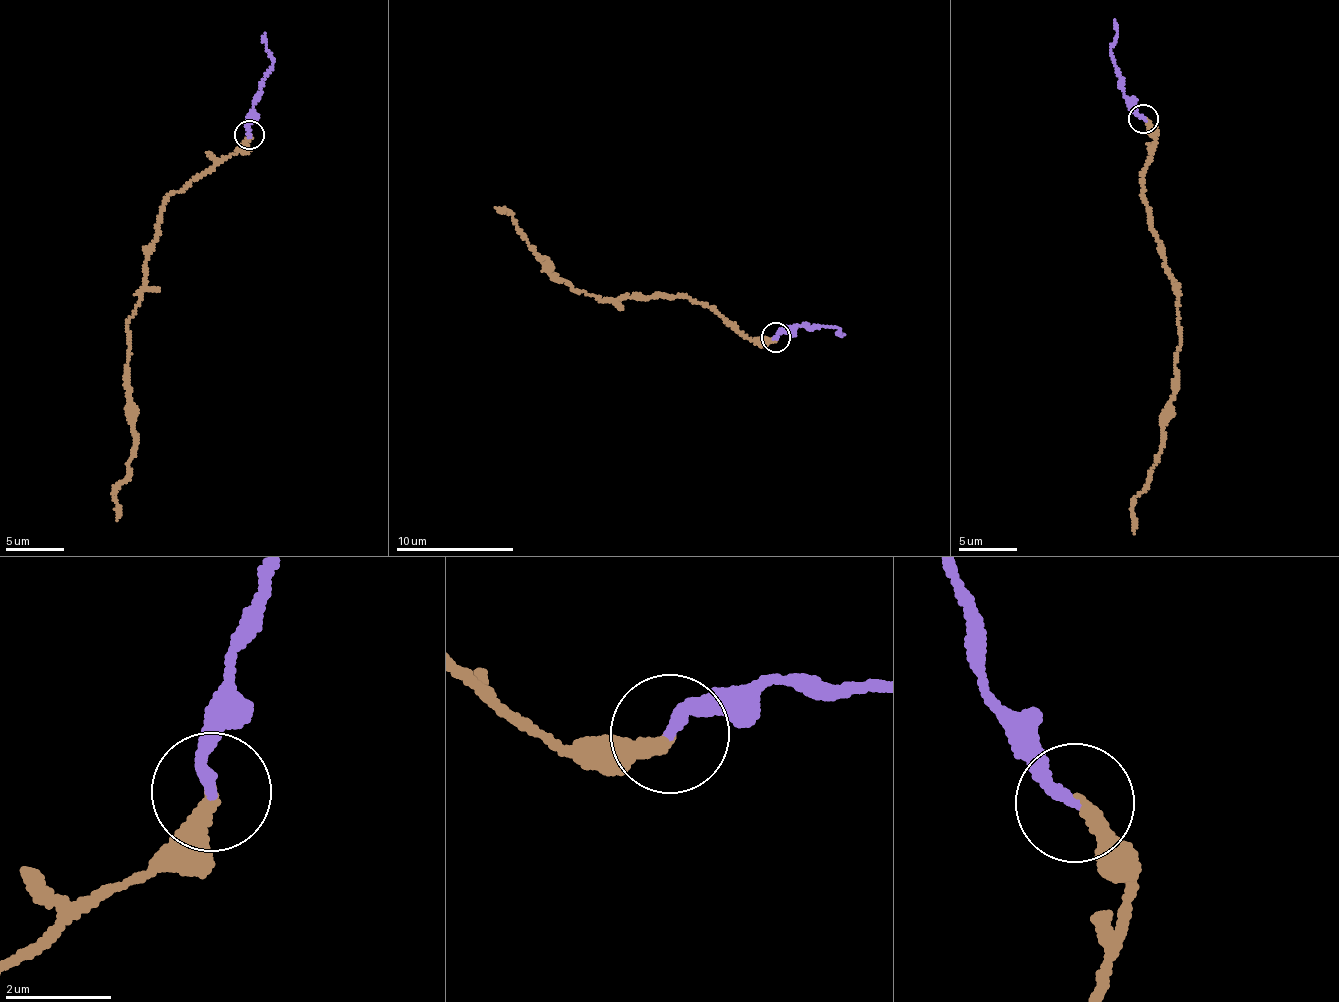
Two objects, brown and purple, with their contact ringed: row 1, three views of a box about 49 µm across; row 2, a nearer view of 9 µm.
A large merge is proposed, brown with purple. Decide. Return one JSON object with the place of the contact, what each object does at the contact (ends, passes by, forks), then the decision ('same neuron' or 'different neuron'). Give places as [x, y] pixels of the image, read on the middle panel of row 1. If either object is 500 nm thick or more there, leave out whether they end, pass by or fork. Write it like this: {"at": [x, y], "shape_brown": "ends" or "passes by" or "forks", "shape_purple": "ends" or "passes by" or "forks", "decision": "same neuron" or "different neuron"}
{"at": [776, 337], "shape_brown": "ends", "shape_purple": "ends", "decision": "same neuron"}

